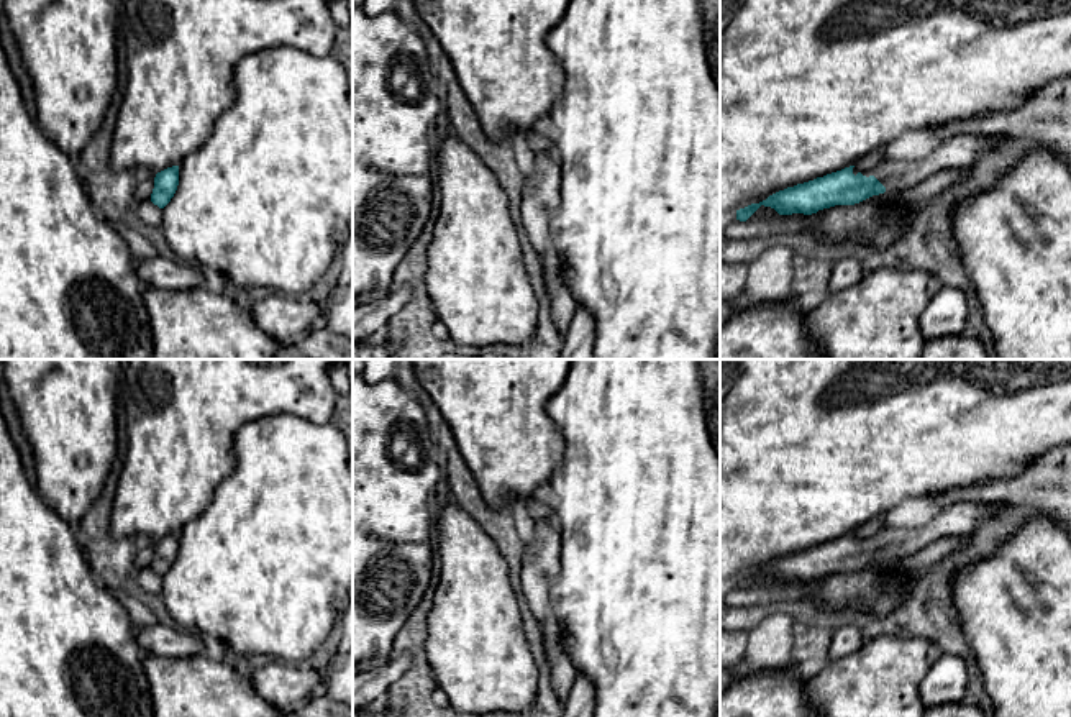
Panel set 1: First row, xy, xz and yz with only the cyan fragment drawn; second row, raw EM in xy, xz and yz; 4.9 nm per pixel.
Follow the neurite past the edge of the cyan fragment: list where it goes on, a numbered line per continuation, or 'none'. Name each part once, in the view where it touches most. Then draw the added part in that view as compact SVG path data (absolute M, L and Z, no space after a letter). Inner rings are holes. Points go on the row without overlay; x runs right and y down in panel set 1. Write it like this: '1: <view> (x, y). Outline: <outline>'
1: yz (897, 542). Outline: M950 505L943 507L930 522L922 527L894 527L879 530L863 543L874 543L886 556L904 558L912 551L920 551L945 537L969 537L973 530L997 512L1014 512L1010 505Z

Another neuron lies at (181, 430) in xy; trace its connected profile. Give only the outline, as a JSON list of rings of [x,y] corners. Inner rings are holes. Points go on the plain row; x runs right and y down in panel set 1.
[[[125,359],[138,399],[126,423],[128,450],[118,476],[110,514],[115,540],[148,535],[157,541],[179,533],[210,505],[216,487],[235,471],[233,438],[251,420],[290,413],[313,423],[328,423],[338,392],[330,381],[335,359]]]

